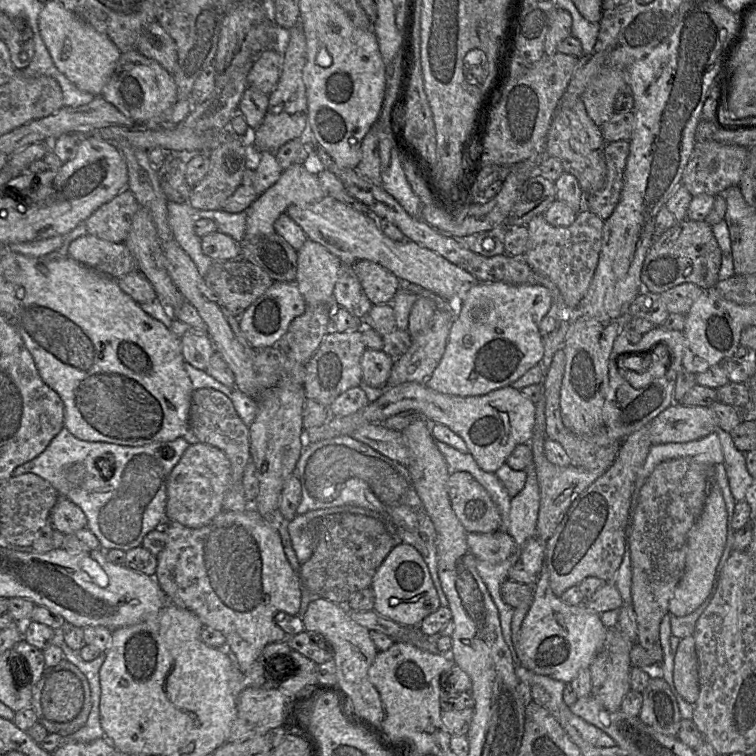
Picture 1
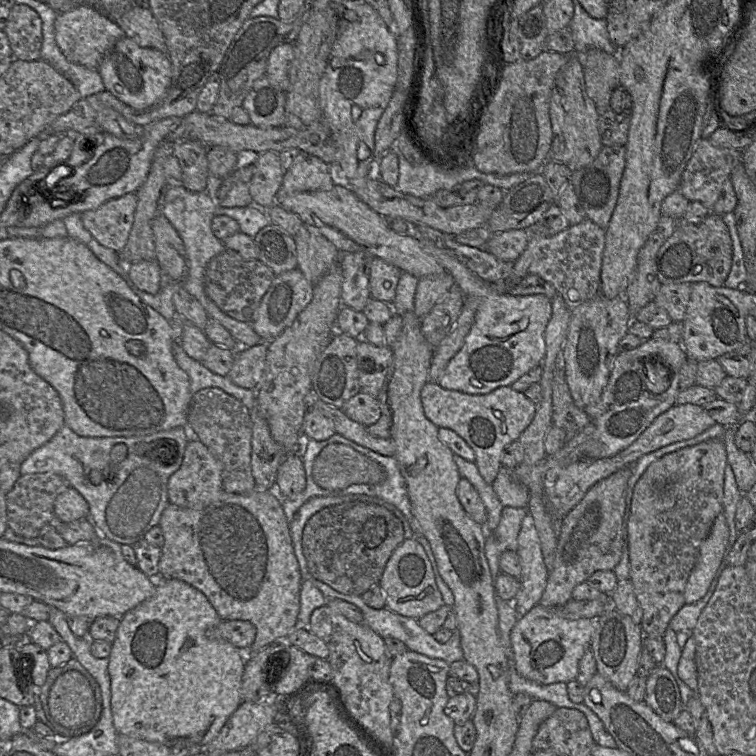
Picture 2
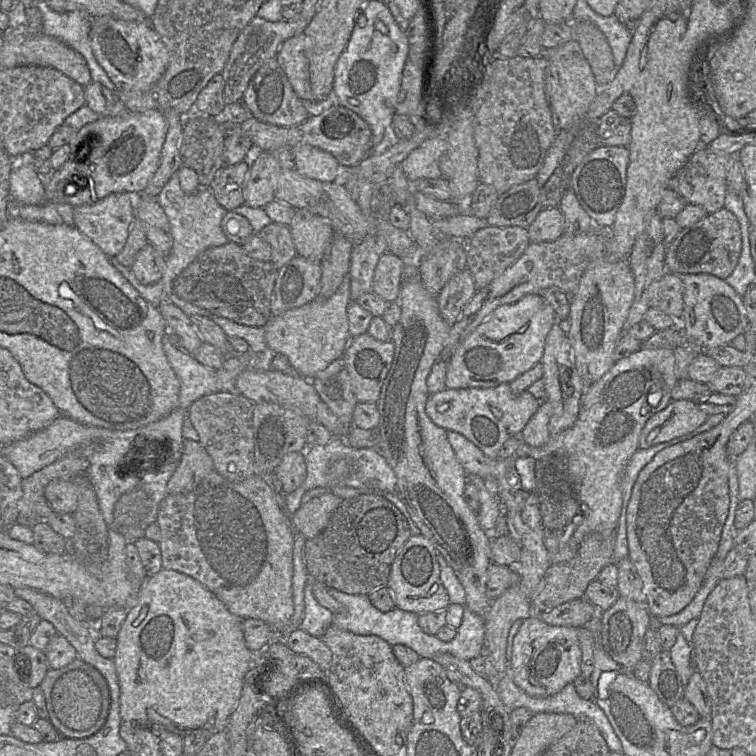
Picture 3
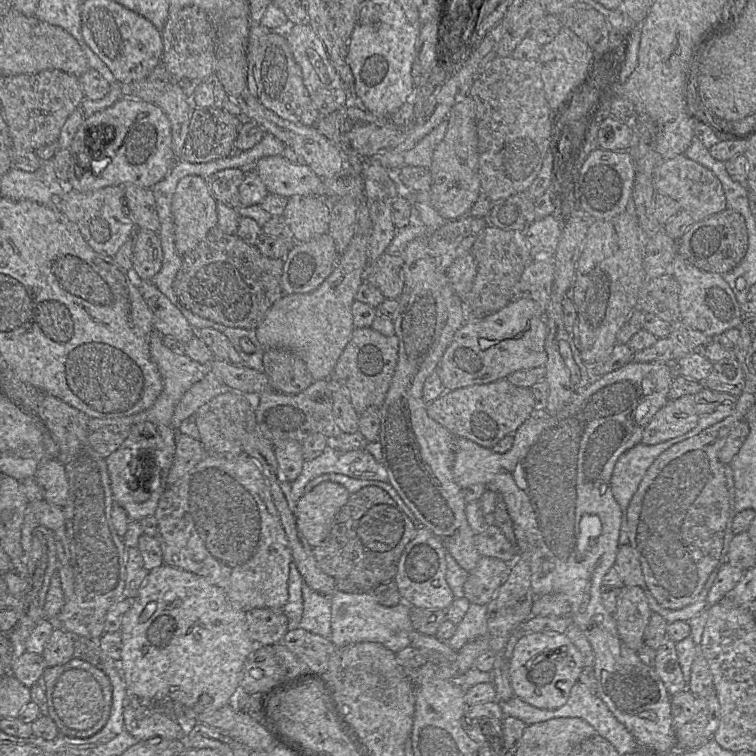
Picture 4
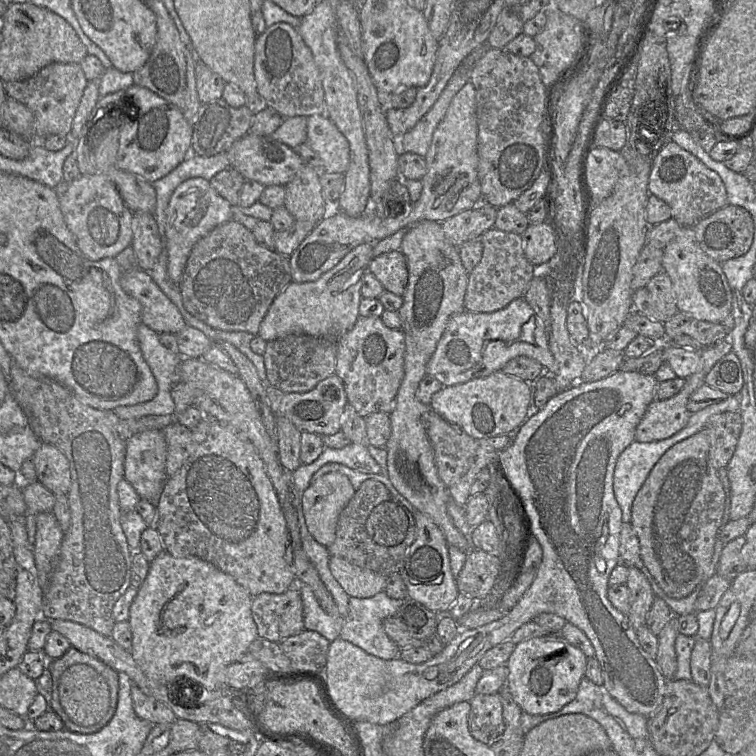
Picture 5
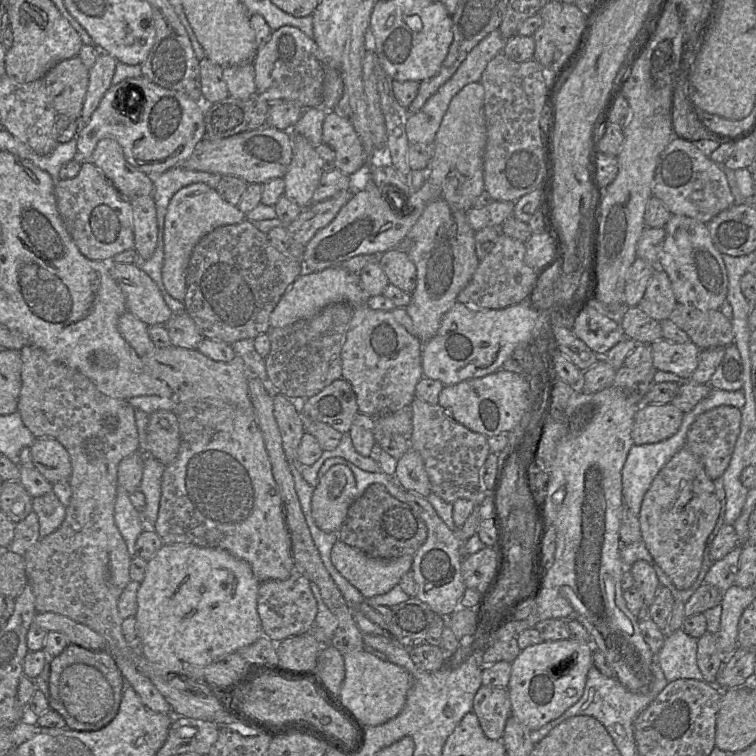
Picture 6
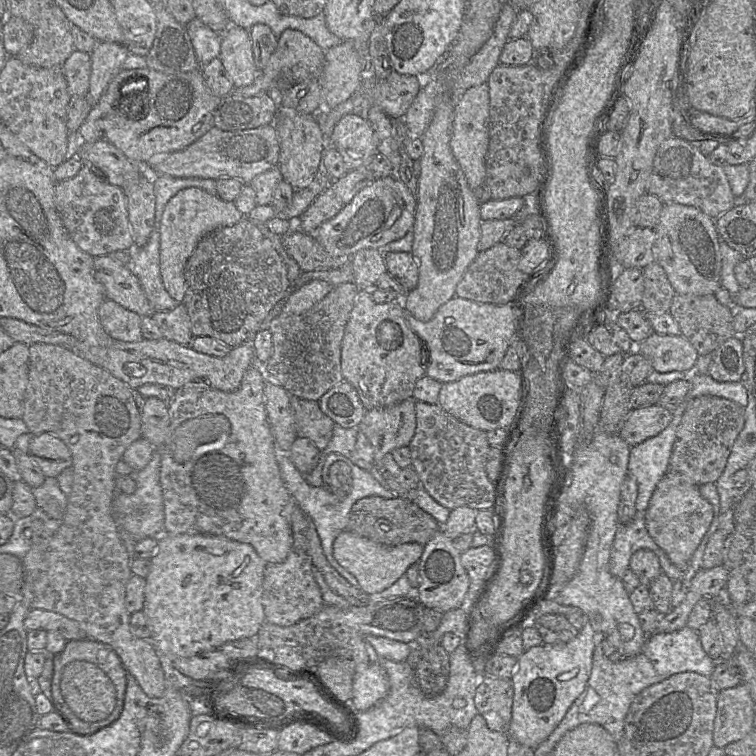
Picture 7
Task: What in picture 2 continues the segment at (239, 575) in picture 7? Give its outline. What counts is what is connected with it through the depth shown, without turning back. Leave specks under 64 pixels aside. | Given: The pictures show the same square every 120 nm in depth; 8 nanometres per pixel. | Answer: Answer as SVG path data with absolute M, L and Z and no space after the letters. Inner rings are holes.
M157 578L156 593L153 597L128 611L122 618L109 656L109 675L111 679L111 708L113 722L118 734L163 744L169 748L185 745L189 749L205 749L221 732L230 716L242 703L241 686L247 656L226 640L208 637L208 631L217 628L223 621L208 598L198 589L177 579Z

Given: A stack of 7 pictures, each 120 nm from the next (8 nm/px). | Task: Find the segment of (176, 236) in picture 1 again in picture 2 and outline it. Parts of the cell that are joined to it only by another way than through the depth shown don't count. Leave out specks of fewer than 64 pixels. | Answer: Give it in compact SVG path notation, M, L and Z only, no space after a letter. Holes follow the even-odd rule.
M171 183L166 192L162 214L179 234L186 251L188 272L181 282L182 287L194 296L206 311L208 318L219 322L238 342L240 348L250 348L264 343L264 340L255 332L251 323L240 322L231 318L206 295L205 273L210 260L225 250L223 241L215 237L211 229L212 219L216 216L218 203L207 191L191 192L181 183Z

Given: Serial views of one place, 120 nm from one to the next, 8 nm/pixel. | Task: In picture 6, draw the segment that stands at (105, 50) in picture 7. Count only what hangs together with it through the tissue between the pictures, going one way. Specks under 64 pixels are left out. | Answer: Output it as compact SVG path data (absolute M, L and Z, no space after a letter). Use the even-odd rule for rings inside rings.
M101 52L89 70L89 82L81 114L78 118L78 132L86 126L106 91L112 85L112 78L118 61L106 52Z

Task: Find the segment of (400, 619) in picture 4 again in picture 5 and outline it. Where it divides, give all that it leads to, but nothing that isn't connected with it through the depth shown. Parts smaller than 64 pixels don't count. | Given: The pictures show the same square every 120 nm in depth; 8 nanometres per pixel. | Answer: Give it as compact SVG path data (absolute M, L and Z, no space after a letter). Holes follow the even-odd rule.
M384 591L370 598L350 597L348 613L342 617L339 637L384 660L399 657L401 649L386 634L383 622L389 616L396 616L403 603L404 599L393 599Z

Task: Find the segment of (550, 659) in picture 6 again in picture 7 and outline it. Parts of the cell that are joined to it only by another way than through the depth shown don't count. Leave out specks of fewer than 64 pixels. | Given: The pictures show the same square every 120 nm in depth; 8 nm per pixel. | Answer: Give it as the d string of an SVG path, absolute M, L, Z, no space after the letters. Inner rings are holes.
M588 621L588 623L585 624L584 628L580 630L579 634L573 640L569 642L565 642L565 643L556 643L556 644L543 643L541 645L534 646L530 648L529 650L524 651L521 654L521 656L518 657L518 663L514 670L513 676L511 678L514 695L513 695L511 721L510 721L509 731L508 731L508 735L510 739L514 739L520 744L530 747L532 749L535 749L536 747L538 747L539 744L541 744L545 739L547 739L547 737L554 731L557 725L565 717L566 713L568 712L572 704L575 702L575 700L584 691L587 681L591 674L591 670L592 670L593 653L595 650L595 645L596 643L600 643L600 637L604 637L604 636L597 635L591 628L591 625L589 624L589 621Z

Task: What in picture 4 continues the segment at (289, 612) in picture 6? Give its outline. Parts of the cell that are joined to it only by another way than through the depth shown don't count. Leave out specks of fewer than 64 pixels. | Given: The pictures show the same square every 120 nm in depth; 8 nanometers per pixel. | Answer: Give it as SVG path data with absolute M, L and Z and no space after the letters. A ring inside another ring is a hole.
M254 608L246 612L249 635L258 646L283 641L288 632L288 619L283 609Z

